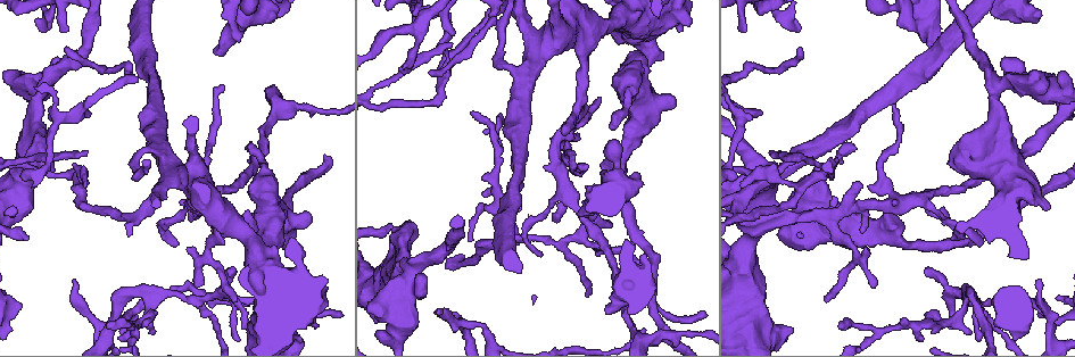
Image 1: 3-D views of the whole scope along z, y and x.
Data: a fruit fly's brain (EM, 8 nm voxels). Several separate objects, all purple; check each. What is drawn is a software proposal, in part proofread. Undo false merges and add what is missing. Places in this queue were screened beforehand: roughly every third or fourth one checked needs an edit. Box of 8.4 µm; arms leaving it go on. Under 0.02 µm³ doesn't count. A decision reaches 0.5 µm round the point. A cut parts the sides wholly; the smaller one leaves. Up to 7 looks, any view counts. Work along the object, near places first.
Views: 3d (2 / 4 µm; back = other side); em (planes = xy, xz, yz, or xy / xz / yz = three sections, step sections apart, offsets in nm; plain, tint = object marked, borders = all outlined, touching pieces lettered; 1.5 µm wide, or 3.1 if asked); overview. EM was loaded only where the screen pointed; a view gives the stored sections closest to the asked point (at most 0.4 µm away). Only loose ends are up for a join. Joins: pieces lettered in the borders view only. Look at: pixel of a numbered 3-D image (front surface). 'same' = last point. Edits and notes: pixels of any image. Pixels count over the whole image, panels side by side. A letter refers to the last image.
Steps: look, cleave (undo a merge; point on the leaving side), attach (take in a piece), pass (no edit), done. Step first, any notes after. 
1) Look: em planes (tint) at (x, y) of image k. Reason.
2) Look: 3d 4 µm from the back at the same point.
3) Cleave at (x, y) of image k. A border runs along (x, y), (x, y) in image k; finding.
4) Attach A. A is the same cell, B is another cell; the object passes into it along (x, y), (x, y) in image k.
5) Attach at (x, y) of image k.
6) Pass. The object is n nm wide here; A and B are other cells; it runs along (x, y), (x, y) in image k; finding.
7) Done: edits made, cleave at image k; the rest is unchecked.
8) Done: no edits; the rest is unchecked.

Look: 3d 2 µm at (761, 113) of image 1. An open end.

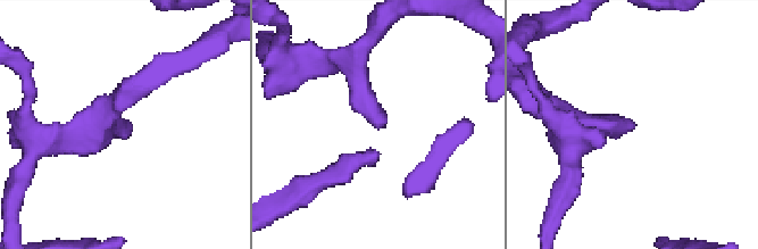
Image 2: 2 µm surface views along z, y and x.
Look: em planes (plain) at (630, 126) of image 2. Now the EM.

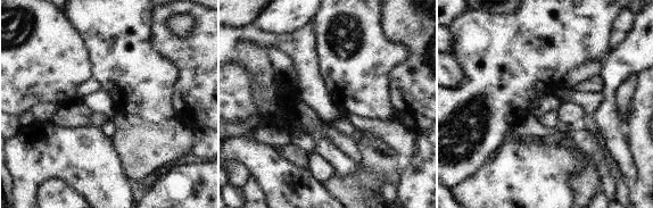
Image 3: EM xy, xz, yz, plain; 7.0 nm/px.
Look: em planes (borders) at the same point.

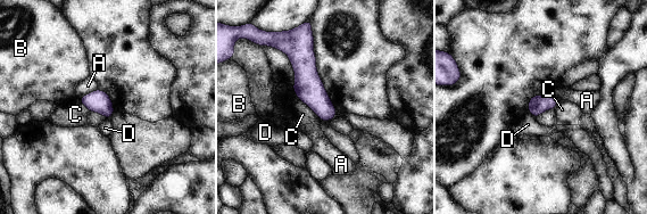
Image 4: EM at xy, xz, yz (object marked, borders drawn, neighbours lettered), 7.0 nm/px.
Pass. A, B, C and D are other cells; a border runs along (293, 90), (320, 118), (328, 122) in image 4; none of them fits.

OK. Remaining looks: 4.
Look: 3d 2 µm from the back at (221, 84) of image 1. Long arm stops here.

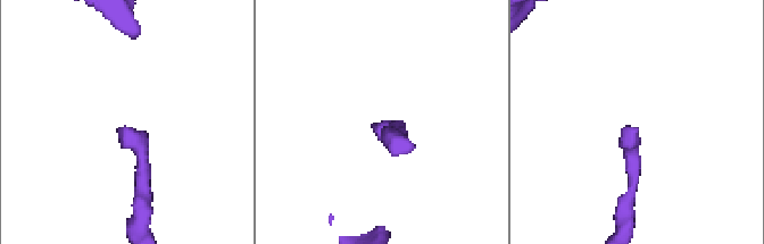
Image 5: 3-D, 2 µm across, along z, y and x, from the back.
Look: em planes (borders) at (636, 127) of image 5.

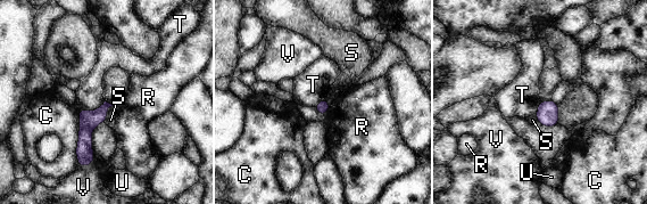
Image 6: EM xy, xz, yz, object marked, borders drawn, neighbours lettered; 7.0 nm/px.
Pass. C, R, S, T, U and V are other cells; it runs along (106, 105), (85, 128), (81, 162) in image 6; no lettered piece goes on from it.

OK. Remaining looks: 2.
Look: 3d 4 µm at (27, 238) of image 1. An open end.

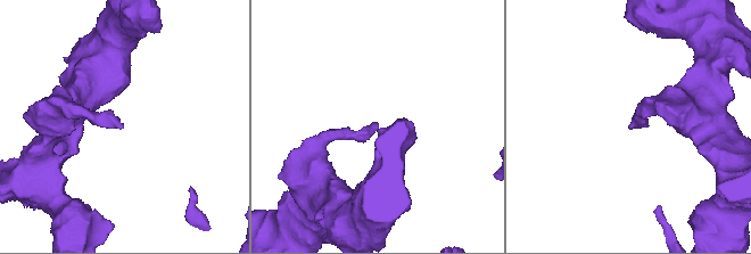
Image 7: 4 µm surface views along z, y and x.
Look: em xz step 4 (borders) at (630, 126) of image 7.

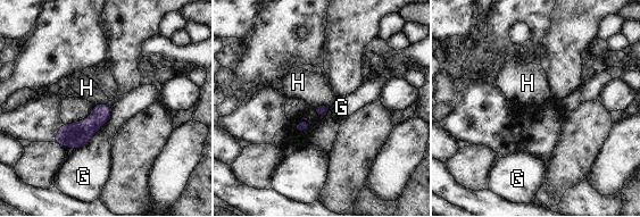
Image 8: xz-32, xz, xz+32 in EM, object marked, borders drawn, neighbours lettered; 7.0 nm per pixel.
Pass. G and H are other cells; a border runs along (327, 103), (314, 107) in image 8; none of them fits.

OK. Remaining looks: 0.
Done: no edits; the rest is unchecked.

